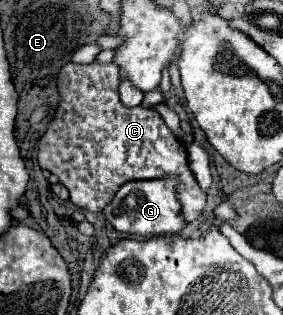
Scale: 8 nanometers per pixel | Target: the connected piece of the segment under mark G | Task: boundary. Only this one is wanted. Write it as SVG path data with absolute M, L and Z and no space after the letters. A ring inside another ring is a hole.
M164 177L164 179L144 179L144 181L128 181L124 183L116 195L112 197L112 201L104 207L104 217L114 225L114 229L122 231L122 233L132 233L138 237L152 237L152 235L170 235L170 233L180 233L186 227L186 219L182 215L182 207L180 207L180 199L176 195L178 191L178 179L176 177Z

